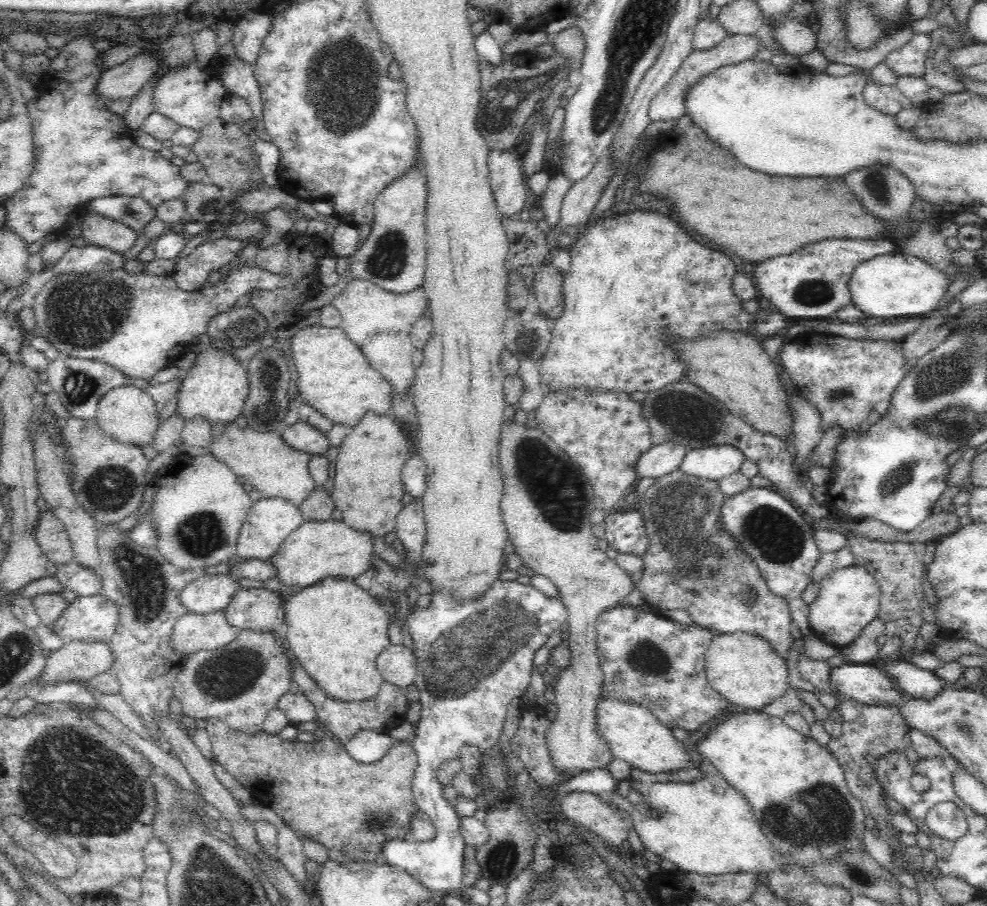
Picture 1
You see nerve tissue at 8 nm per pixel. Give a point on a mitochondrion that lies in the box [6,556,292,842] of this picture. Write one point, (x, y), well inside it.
(76, 764)

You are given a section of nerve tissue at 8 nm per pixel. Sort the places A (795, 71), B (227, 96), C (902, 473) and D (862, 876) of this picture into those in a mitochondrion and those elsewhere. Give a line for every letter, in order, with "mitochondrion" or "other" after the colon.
A: other
B: other
C: mitochondrion
D: mitochondrion

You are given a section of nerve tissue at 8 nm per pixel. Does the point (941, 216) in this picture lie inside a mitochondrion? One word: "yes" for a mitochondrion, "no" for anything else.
no

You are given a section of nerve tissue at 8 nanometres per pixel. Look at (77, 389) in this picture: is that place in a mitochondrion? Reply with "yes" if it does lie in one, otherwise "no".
yes

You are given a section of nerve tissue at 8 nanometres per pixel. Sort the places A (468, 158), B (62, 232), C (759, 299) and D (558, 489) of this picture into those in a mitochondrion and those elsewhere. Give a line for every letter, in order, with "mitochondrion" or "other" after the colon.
A: other
B: other
C: other
D: mitochondrion

